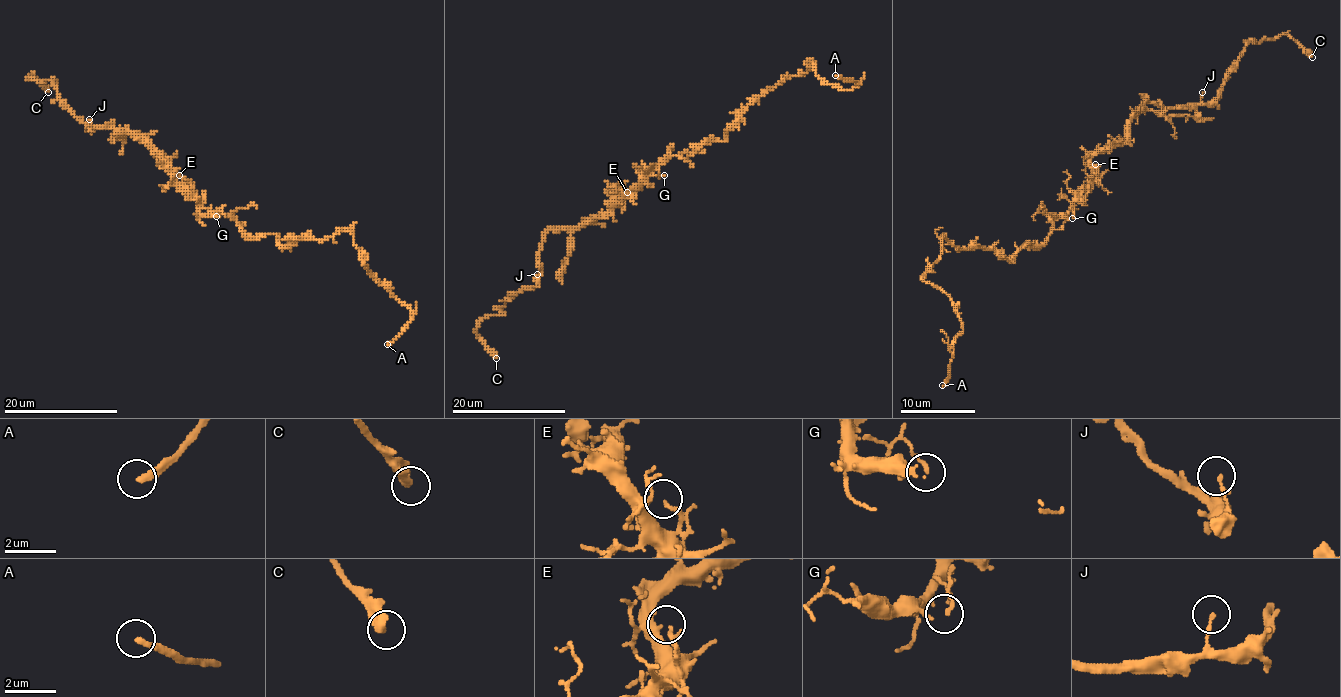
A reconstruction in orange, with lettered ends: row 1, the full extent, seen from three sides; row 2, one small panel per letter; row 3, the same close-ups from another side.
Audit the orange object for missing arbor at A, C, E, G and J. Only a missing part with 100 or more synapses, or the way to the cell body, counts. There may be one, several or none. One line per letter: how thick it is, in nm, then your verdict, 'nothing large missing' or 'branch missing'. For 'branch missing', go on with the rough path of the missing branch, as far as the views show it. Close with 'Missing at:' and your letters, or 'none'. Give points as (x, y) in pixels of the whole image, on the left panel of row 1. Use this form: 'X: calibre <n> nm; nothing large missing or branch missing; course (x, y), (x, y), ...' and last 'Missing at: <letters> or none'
A: calibre 240 nm; branch missing; course (387, 344), (354, 373), (346, 371)
C: calibre 480 nm; nothing large missing
E: calibre 110 nm; nothing large missing
G: calibre 90 nm; nothing large missing
J: calibre 140 nm; nothing large missing
Missing at: A

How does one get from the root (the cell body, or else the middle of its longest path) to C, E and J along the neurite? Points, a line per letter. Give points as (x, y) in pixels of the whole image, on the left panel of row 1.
C: (204, 213), (142, 139), (106, 128), (92, 130), (61, 99), (52, 81), (28, 78), (34, 75), (48, 92)
E: (204, 213), (199, 210), (199, 200), (183, 185), (179, 175)
J: (204, 213), (177, 182), (167, 163), (142, 139), (106, 128), (92, 130), (89, 119)

